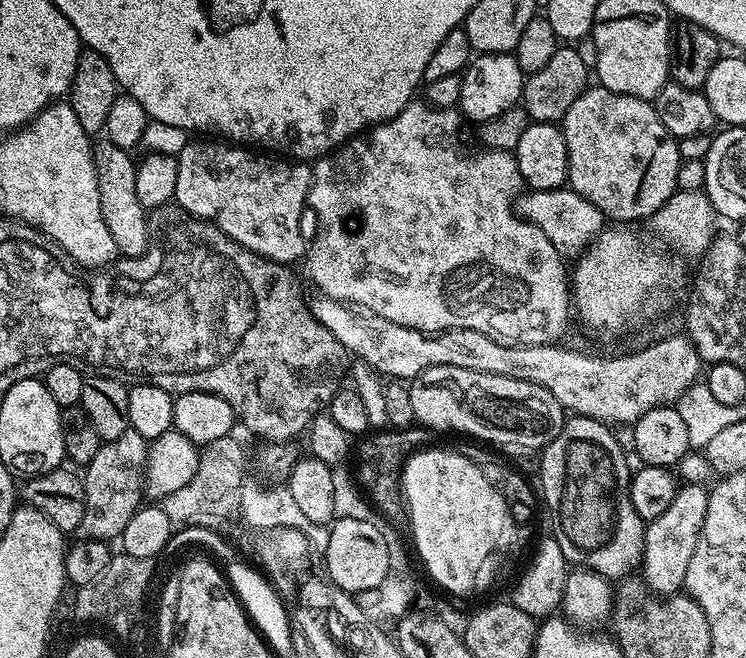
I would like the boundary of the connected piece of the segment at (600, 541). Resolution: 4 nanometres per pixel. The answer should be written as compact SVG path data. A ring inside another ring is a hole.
M573 415L571 418L565 419L564 428L554 437L549 444L539 453L540 456L540 484L538 480L538 492L542 497L542 504L552 511L552 528L551 535L555 536L558 546L562 546L562 554L568 559L569 565L579 566L581 568L589 568L598 574L609 578L622 578L633 571L632 568L641 563L644 559L644 529L646 522L639 514L632 509L630 502L630 494L628 486L630 483L630 467L628 468L628 460L625 449L620 447L620 443L616 441L613 429L606 424L599 424L596 420L592 420L588 416Z

